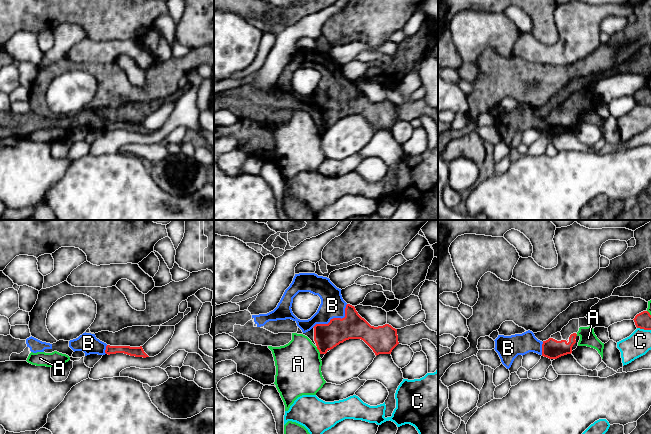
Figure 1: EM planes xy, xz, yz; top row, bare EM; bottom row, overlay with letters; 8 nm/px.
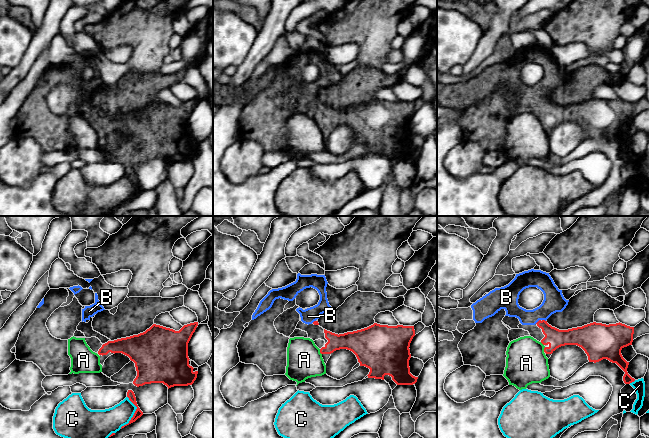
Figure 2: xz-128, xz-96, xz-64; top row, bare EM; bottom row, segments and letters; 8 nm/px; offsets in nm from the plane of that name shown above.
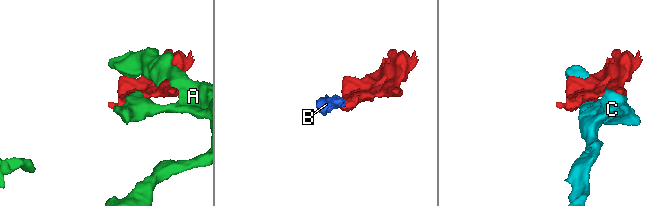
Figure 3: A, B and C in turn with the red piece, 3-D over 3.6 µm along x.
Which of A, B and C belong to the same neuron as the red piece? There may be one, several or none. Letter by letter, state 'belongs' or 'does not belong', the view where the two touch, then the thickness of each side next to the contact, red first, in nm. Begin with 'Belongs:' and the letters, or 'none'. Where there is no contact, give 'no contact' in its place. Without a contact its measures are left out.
Belongs: B
A: does not belong; meets red in xz; 200 nm thick on the red side, 360 nm on the other
B: belongs; meets red in xz; 200 nm thick on the red side, 190 nm on the other
C: does not belong; meets red in yz; 130 nm thick on the red side, 190 nm on the other

